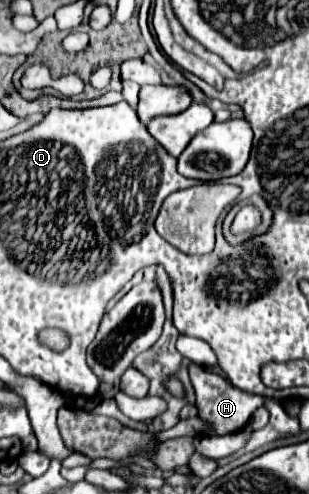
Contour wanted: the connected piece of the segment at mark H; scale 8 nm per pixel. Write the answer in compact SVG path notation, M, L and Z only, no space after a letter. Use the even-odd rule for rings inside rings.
M193 364L193 366L189 368L189 374L191 374L191 384L193 384L193 388L195 388L195 394L197 394L197 410L199 410L199 416L215 428L217 436L239 432L243 426L249 424L251 414L253 414L259 406L263 406L263 398L261 398L261 396L243 392L243 390L231 386L229 382L225 382L219 374L215 374L215 372L209 370L209 368L203 368L203 366Z

